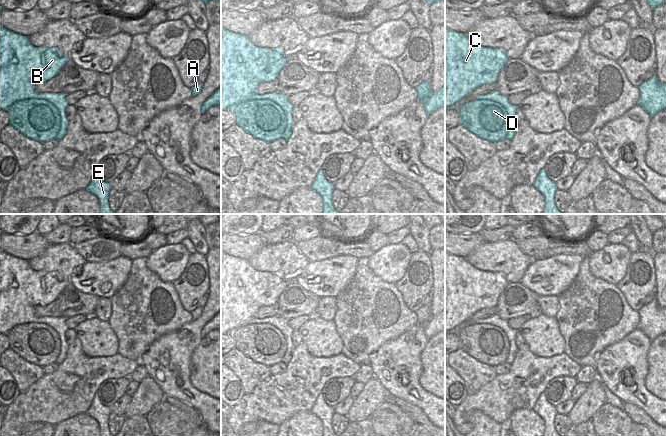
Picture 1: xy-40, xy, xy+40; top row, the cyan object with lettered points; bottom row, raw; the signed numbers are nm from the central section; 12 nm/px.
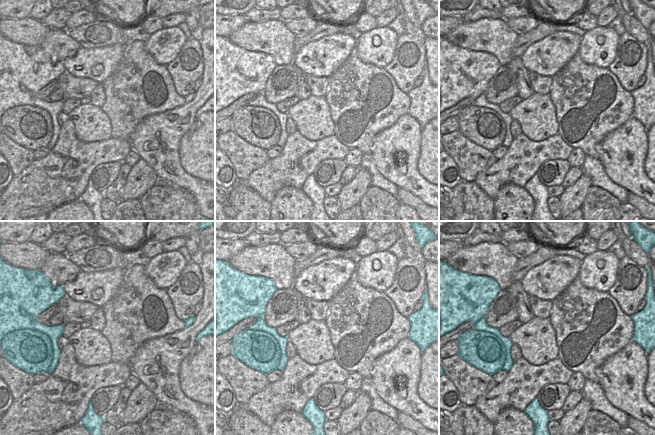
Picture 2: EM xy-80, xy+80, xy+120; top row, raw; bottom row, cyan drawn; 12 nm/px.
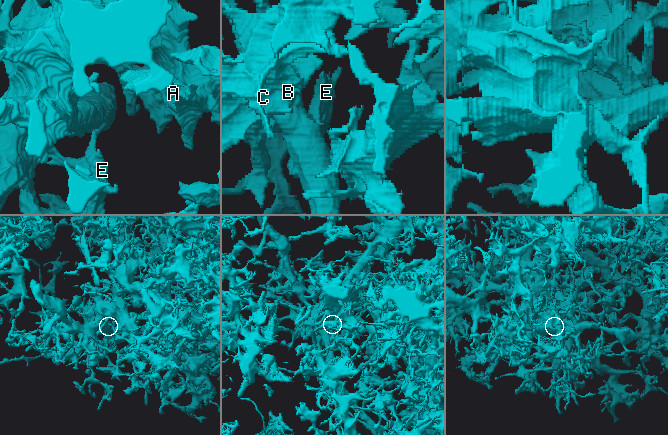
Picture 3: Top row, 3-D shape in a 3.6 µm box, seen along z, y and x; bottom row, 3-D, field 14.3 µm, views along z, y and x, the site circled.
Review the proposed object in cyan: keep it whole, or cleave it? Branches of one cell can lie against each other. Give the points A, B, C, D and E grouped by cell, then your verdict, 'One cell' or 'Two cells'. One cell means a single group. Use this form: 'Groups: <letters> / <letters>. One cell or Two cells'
Groups: A B C E / D. Two cells.

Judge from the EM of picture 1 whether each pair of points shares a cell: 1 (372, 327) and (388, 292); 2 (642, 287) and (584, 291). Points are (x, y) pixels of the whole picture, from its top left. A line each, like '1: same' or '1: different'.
1: same
2: different

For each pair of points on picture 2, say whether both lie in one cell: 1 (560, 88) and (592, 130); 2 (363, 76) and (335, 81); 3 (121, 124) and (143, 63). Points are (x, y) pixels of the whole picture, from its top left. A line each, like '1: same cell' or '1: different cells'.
1: same cell
2: same cell
3: same cell

